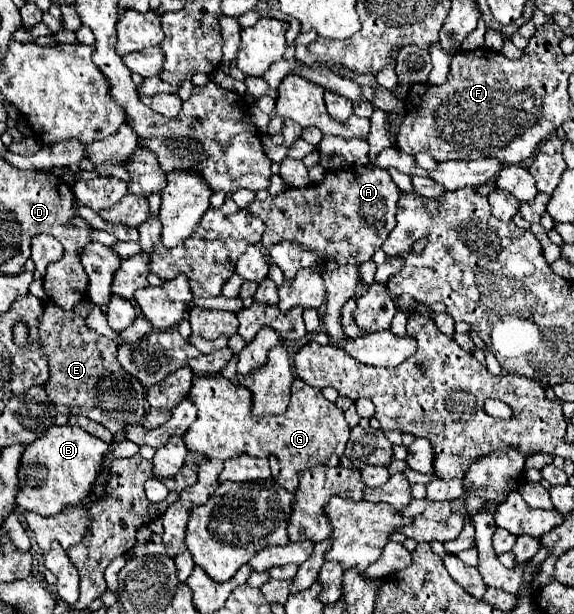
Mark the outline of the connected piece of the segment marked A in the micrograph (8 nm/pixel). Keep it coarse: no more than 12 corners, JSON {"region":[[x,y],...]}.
{"region":[[385,169],[253,201],[263,245],[365,263],[395,227],[401,191]]}

